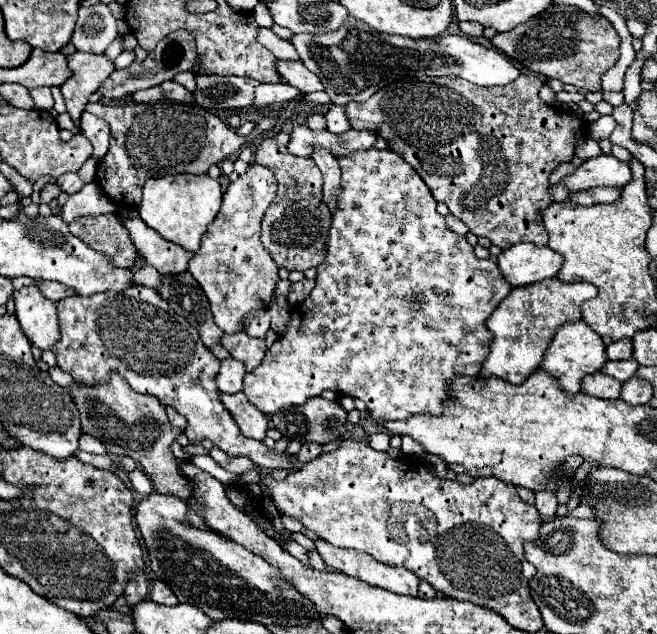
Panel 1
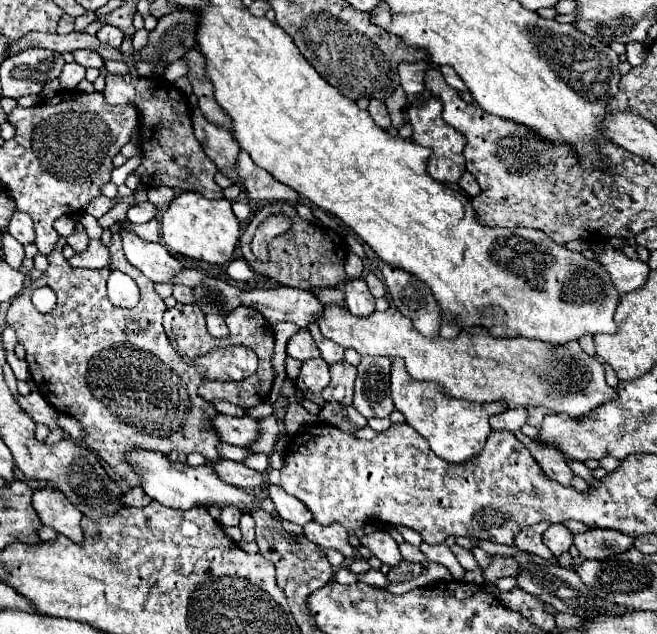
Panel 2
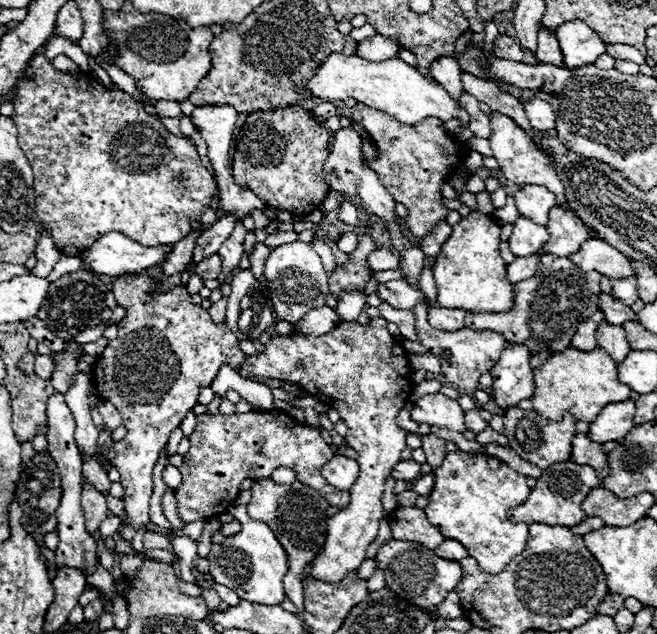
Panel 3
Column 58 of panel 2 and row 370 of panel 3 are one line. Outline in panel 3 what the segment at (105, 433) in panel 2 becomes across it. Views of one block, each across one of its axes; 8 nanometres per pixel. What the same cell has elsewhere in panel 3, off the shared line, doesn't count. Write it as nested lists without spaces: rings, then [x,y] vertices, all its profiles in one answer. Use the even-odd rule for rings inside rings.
[[[372,318],[366,326],[358,320],[338,322],[324,336],[306,334],[276,334],[266,350],[256,356],[246,356],[239,374],[244,378],[276,378],[298,384],[306,394],[316,396],[322,404],[336,408],[350,432],[346,442],[358,452],[360,474],[350,488],[350,504],[334,514],[328,524],[328,534],[322,552],[314,560],[312,576],[324,582],[340,582],[346,572],[358,568],[366,558],[366,548],[378,536],[378,524],[384,518],[382,492],[394,464],[400,462],[400,452],[406,448],[408,432],[396,424],[398,412],[408,402],[414,382],[404,348],[386,328],[386,320]]]

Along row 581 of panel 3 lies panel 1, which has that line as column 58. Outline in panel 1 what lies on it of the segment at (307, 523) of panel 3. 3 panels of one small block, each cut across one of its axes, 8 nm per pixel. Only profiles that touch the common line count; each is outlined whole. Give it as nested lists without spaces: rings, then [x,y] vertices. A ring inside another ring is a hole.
[[[38,282],[36,286],[38,286],[38,290],[40,290],[48,300],[52,300],[52,302],[60,302],[60,300],[64,300],[64,298],[68,298],[68,296],[74,294],[74,292],[70,292],[66,286],[60,286],[58,282]]]

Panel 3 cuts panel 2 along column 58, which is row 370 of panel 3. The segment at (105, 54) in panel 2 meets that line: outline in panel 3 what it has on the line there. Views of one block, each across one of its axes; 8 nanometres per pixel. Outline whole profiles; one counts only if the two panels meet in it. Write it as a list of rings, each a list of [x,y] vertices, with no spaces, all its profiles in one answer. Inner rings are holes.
[[[36,356],[34,372],[36,372],[40,378],[50,378],[50,376],[52,376],[52,368],[54,368],[54,362],[52,362],[50,356]]]

